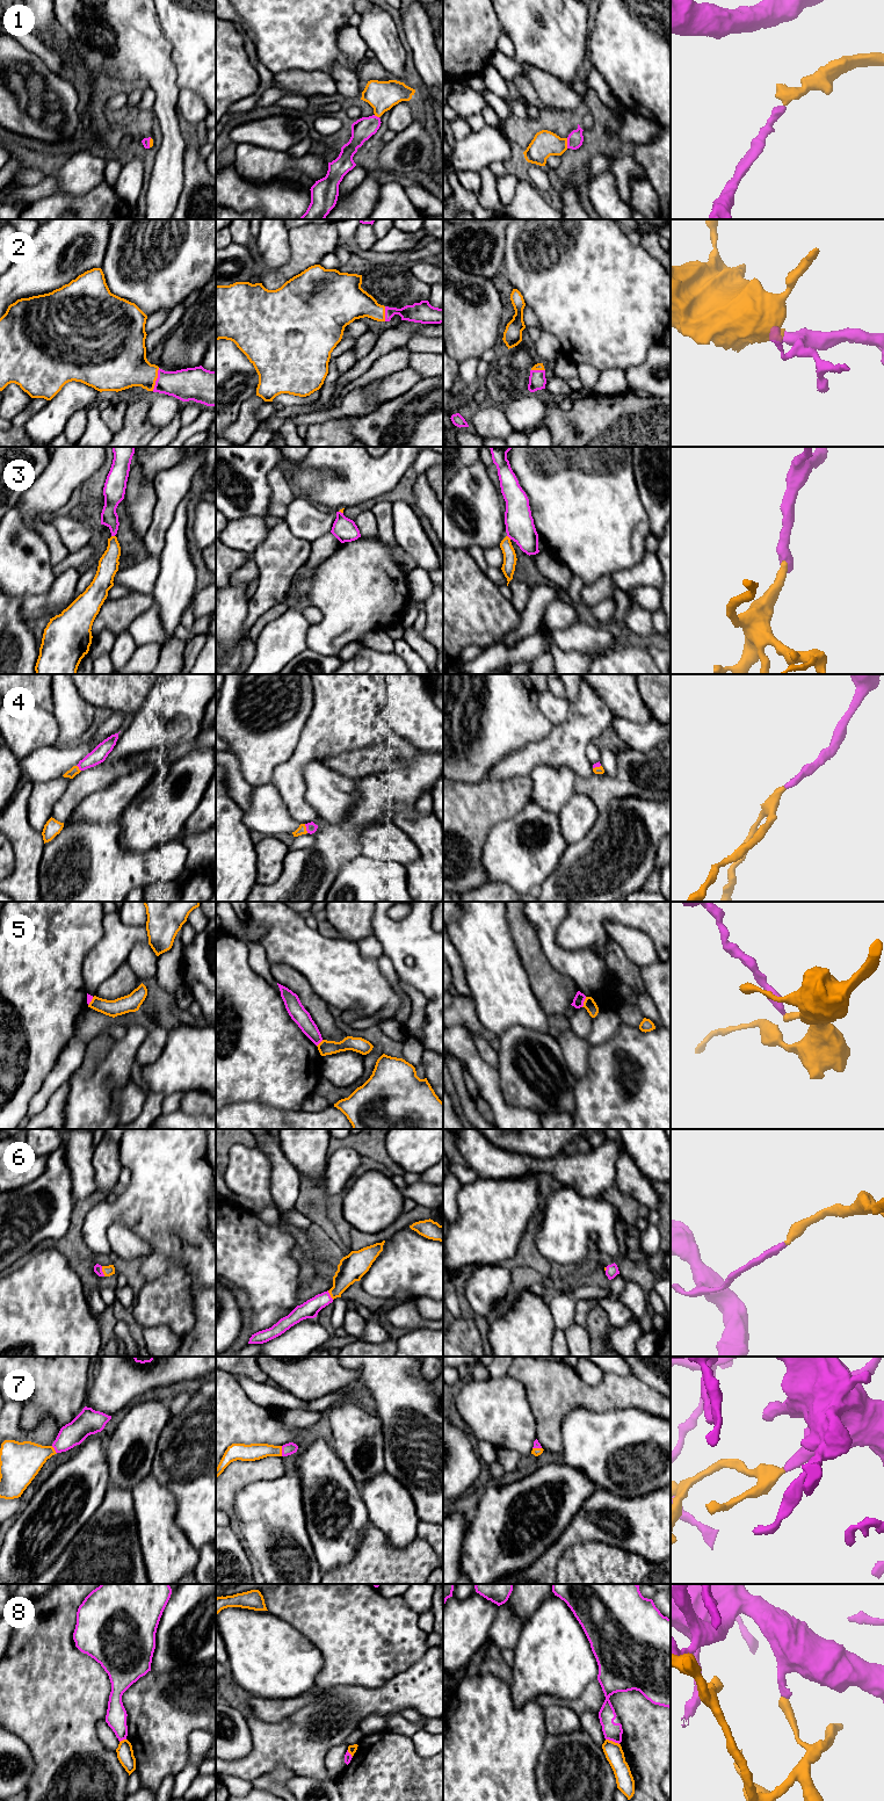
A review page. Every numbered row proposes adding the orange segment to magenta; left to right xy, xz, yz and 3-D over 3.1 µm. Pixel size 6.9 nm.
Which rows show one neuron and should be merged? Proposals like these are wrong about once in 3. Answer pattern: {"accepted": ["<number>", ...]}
{"accepted": ["1", "2", "3", "4", "6", "7"]}

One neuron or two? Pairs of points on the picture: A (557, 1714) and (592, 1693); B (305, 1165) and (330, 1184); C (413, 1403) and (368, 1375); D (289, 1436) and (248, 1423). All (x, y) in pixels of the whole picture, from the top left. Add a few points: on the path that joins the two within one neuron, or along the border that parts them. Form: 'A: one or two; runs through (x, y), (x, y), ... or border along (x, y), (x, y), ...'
A: two; border along (544, 1706), (566, 1705), (579, 1716)
B: two; border along (330, 1156), (325, 1173), (316, 1184)
C: one; runs through (401, 1394), (383, 1375), (379, 1375)
D: one; runs through (279, 1434), (259, 1424)

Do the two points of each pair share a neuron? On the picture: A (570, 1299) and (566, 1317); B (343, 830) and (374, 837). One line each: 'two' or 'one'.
A: one
B: two

